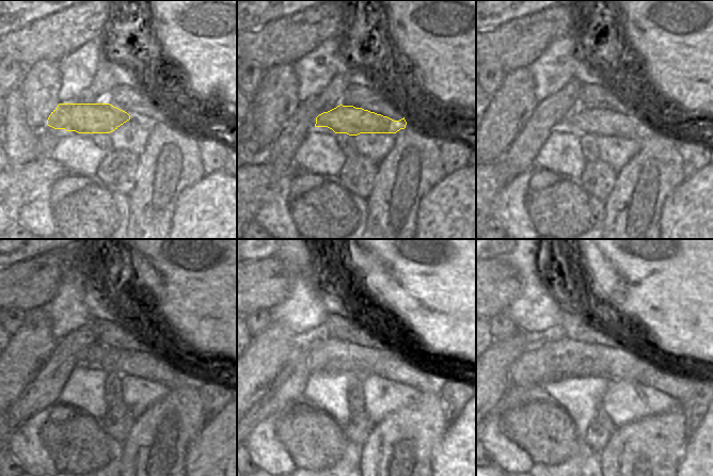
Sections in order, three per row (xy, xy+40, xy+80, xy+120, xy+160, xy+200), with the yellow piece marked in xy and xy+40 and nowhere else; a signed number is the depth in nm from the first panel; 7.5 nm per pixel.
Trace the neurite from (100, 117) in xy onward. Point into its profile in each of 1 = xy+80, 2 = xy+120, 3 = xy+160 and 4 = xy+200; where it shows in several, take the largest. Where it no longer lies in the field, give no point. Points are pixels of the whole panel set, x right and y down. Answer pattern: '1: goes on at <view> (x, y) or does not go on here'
1: goes on at xy+80 (597, 122)
2: goes on at xy+120 (149, 366)
3: goes on at xy+160 (389, 364)
4: goes on at xy+200 (681, 386)

